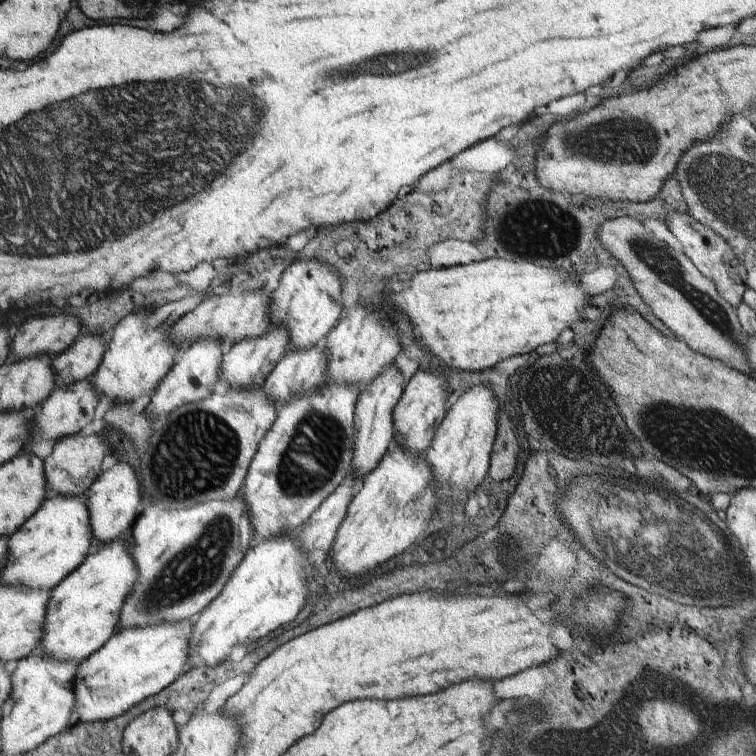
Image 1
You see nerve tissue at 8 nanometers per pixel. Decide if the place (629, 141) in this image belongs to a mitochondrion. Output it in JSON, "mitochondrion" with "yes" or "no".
{"mitochondrion":"yes"}

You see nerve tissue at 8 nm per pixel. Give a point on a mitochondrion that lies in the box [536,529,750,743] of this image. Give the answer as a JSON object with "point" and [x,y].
{"point":[696,700]}

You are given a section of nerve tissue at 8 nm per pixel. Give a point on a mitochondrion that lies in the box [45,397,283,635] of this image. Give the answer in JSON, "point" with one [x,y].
{"point":[195,569]}

